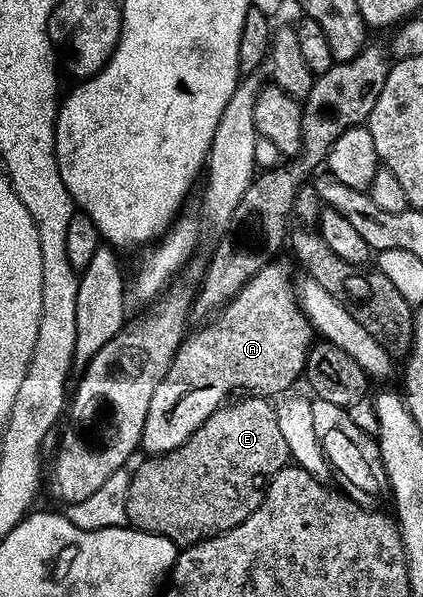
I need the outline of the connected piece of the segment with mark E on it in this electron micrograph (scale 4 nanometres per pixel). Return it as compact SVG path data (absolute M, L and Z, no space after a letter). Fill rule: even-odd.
M246 395L243 401L227 403L216 410L183 445L161 455L145 458L143 466L131 473L128 487L127 522L145 533L164 535L179 547L194 547L244 523L266 498L270 481L291 460L288 443L276 423L276 411L265 396Z

